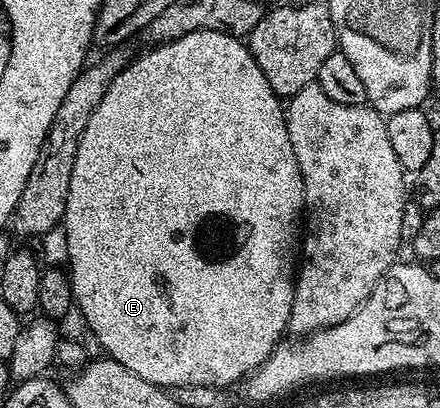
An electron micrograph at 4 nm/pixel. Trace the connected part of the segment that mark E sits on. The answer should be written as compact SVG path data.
M197 30L150 49L154 50L139 58L137 55L115 76L100 104L96 104L88 128L84 128L78 141L64 219L74 306L82 313L95 340L106 349L103 350L105 357L124 364L128 372L136 372L136 376L163 388L230 388L233 382L241 383L262 366L287 333L296 277L296 251L300 246L300 223L306 204L304 184L296 164L296 152L292 152L292 140L288 140L283 99L279 98L272 84L268 84L249 45L239 35Z

